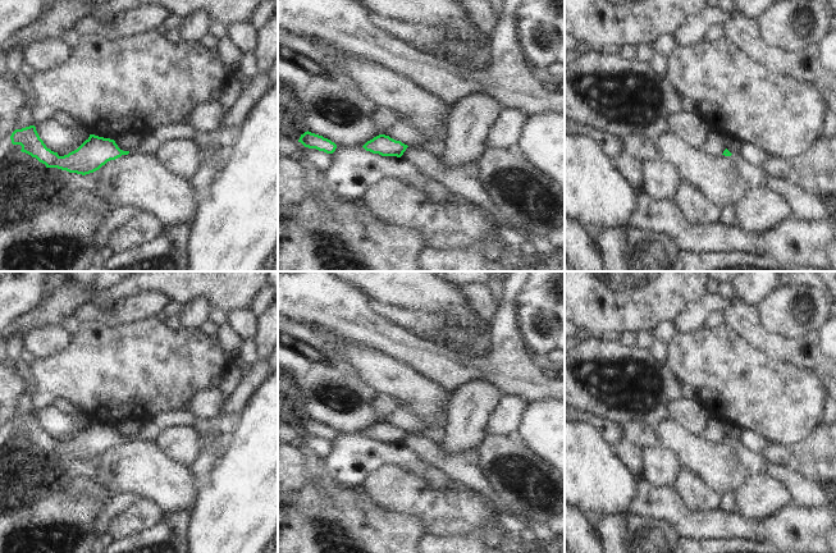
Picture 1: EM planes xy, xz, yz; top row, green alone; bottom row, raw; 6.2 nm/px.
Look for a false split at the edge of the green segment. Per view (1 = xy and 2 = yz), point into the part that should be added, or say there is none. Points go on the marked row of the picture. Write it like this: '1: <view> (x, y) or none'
1: none
2: none

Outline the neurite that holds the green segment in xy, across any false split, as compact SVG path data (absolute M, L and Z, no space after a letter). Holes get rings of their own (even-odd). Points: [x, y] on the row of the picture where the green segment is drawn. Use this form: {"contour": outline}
{"contour": "M35 125L15 129L10 140L13 145L22 146L22 152L36 157L46 168L58 168L82 175L93 173L108 161L129 154L129 151L120 150L114 140L90 134L77 150L59 156L58 152L46 147Z"}

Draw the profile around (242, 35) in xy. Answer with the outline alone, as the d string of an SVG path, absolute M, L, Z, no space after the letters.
M250 22L233 23L228 27L227 37L242 55L252 54L257 44L256 29L250 24Z

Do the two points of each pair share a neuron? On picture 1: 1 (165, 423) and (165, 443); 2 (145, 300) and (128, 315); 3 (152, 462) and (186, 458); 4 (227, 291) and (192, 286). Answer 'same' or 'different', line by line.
1: different
2: same
3: different
4: same

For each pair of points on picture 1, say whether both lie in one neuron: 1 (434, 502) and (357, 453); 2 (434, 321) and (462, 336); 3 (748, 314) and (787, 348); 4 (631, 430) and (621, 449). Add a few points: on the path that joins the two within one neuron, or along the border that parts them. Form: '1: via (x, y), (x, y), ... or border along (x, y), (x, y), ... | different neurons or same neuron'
1: border along (409, 467), (384, 464), (374, 469), (360, 485) | different neurons
2: via (441, 328), (456, 336) | same neuron
3: via (750, 325), (770, 344), (776, 347) | same neuron
4: border along (624, 438), (642, 449) | different neurons

